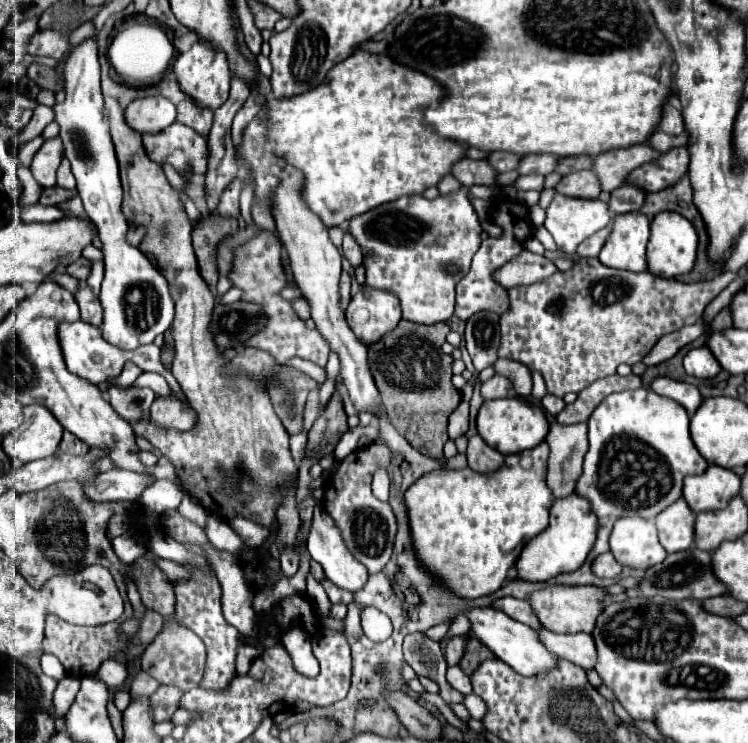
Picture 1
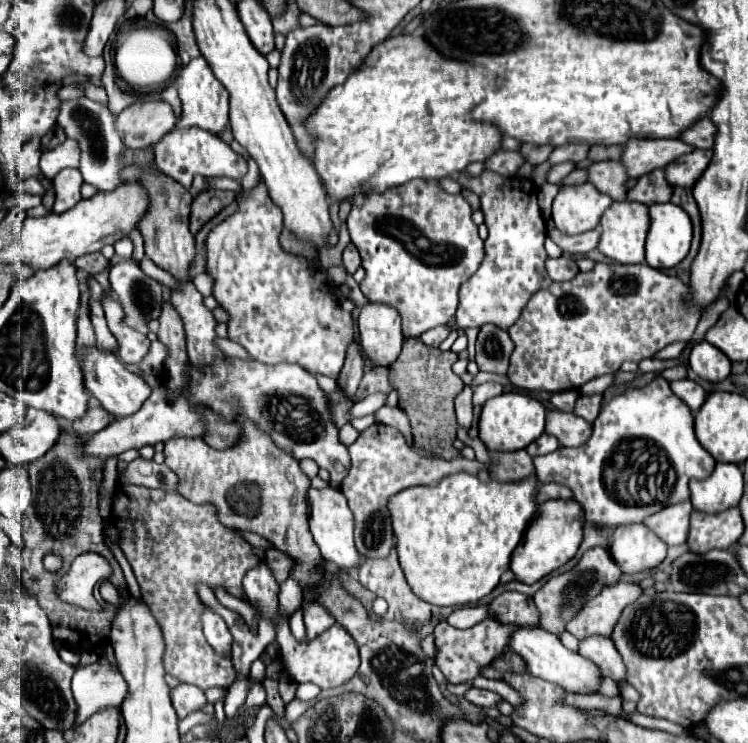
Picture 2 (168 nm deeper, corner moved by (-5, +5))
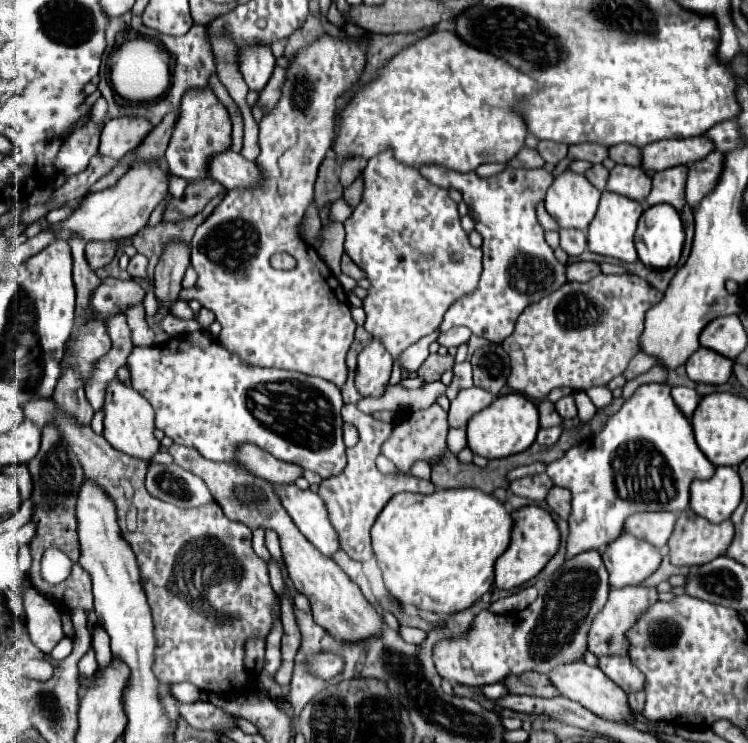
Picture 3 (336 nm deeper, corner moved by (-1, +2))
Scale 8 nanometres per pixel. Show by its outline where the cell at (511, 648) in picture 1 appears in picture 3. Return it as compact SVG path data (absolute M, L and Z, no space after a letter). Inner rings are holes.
M583 660L565 662L565 664L555 666L555 670L547 672L547 678L559 690L561 696L579 702L581 706L585 706L587 710L591 710L593 714L597 714L605 720L629 720L629 718L633 718L629 704L627 704L627 694L615 682L611 682L611 678L607 678L603 674L603 670L599 670L597 666L587 666Z

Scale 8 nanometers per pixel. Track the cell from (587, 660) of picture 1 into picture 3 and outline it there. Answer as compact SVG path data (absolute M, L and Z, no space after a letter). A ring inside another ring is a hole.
M603 656L599 658L599 668L627 694L643 690L645 676L629 662L627 656Z

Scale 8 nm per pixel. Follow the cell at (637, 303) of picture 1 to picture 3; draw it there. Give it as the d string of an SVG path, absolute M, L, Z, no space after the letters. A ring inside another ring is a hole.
M599 274L589 282L567 282L551 292L541 302L523 310L515 330L505 338L503 348L511 358L511 374L507 384L533 400L543 400L553 388L567 386L571 390L587 390L591 386L609 384L611 378L623 374L629 360L641 352L639 338L643 334L645 312L663 298L663 292L649 286L647 280L635 274Z

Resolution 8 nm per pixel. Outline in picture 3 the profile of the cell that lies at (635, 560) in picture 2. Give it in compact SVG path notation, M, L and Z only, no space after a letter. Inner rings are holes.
M627 532L611 542L601 556L609 572L611 588L641 584L661 564L661 554L655 546Z

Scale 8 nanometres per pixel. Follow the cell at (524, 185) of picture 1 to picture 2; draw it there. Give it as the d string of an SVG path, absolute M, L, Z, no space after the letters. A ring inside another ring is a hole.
M569 161L569 163L559 163L559 165L555 165L551 171L549 171L549 177L547 177L547 181L549 183L561 183L573 169L577 167L577 163L573 163L573 161Z

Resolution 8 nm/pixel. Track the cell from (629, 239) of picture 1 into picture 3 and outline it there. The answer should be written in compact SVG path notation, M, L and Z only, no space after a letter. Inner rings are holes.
M603 192L597 214L587 230L587 242L589 242L589 250L601 256L611 256L617 258L621 262L637 262L637 252L633 246L633 234L637 228L637 220L643 212L643 204L635 202L627 196L619 196L619 194L611 194L611 192Z

